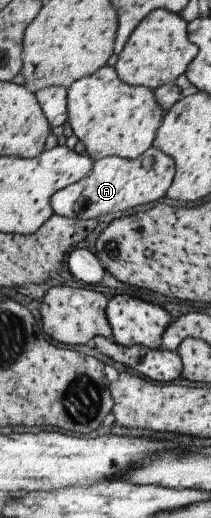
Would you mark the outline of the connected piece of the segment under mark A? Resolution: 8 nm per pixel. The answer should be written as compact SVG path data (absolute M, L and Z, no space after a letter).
M153 146L136 159L113 155L95 161L86 177L57 191L50 198L50 204L55 213L64 217L96 219L98 216L125 212L129 208L163 198L175 175L176 164L173 158Z

